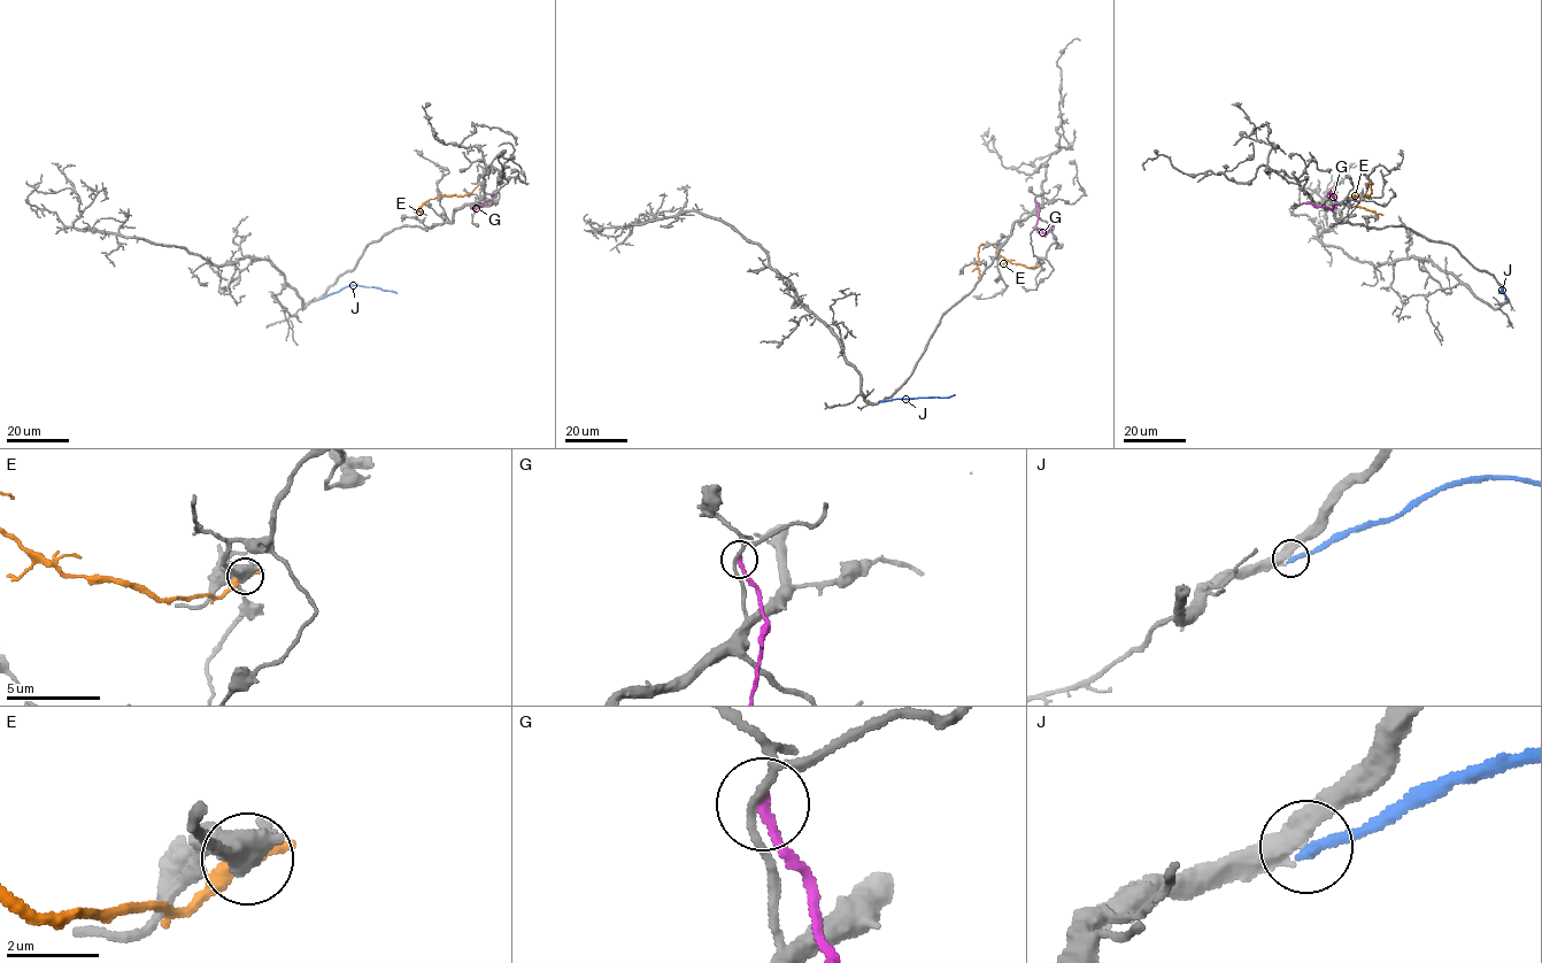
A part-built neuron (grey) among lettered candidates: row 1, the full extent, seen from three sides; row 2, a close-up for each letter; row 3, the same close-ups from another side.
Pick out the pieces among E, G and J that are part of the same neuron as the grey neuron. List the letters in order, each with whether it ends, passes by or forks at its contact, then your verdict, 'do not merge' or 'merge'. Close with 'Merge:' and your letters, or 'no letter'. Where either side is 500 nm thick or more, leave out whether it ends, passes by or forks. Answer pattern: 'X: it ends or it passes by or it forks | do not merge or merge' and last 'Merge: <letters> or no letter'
E: it ends | do not merge
G: it ends | do not merge
J: it ends | do not merge
Merge: no letter

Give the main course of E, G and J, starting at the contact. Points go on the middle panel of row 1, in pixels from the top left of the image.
E: (1041, 263), (1028, 267), (1011, 263), (992, 245), (981, 245), (977, 267), (980, 274), (985, 274)
G: (1035, 199), (1039, 208), (1035, 228), (1047, 232), (1050, 225), (1054, 226)
J: (879, 401), (955, 394)

